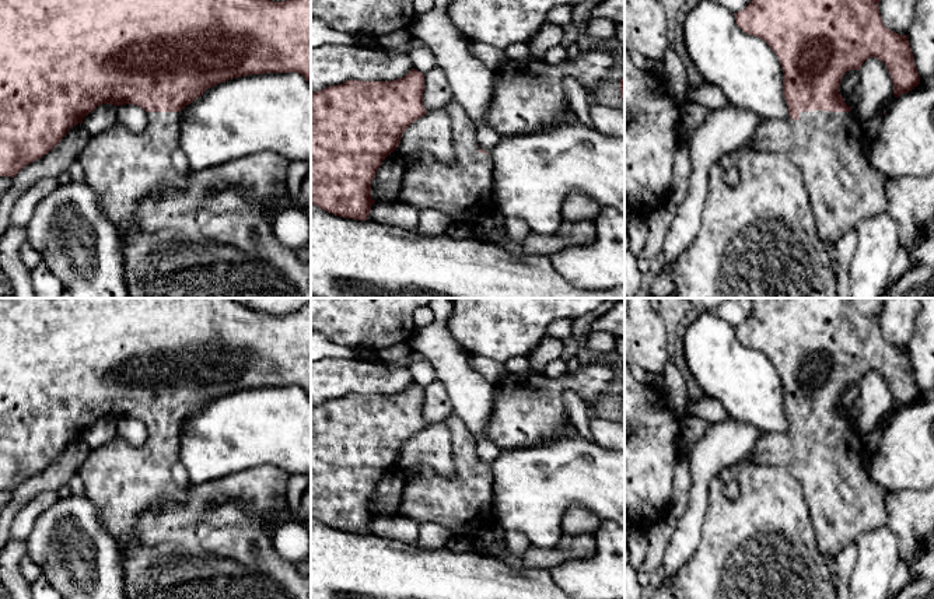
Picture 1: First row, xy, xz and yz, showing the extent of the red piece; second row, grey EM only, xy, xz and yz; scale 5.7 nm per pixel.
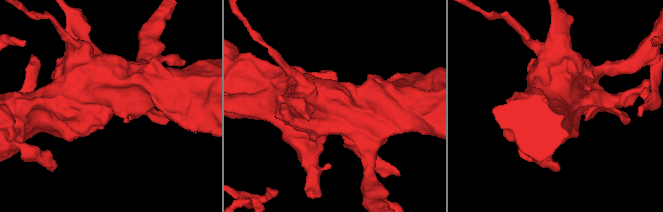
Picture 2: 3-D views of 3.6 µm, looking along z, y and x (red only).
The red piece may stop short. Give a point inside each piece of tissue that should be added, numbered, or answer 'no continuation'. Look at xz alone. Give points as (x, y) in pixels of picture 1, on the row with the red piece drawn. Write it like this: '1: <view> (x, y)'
no continuation

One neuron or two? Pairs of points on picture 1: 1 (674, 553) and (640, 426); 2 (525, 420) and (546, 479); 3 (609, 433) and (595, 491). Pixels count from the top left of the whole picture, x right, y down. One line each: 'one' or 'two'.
1: two
2: two
3: two

